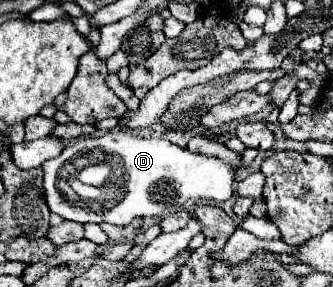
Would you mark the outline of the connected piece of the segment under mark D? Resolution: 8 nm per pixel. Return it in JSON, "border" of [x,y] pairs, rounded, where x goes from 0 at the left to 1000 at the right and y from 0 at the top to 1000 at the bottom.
{"border":[[[384,460],[234,481],[174,551],[138,557],[126,592],[132,690],[156,739],[246,780],[324,774],[348,787],[384,787],[402,760],[492,760],[511,725],[553,718],[583,690],[673,704],[697,683],[709,599],[691,571],[577,537],[565,516],[541,516],[505,488],[420,481]]]}

